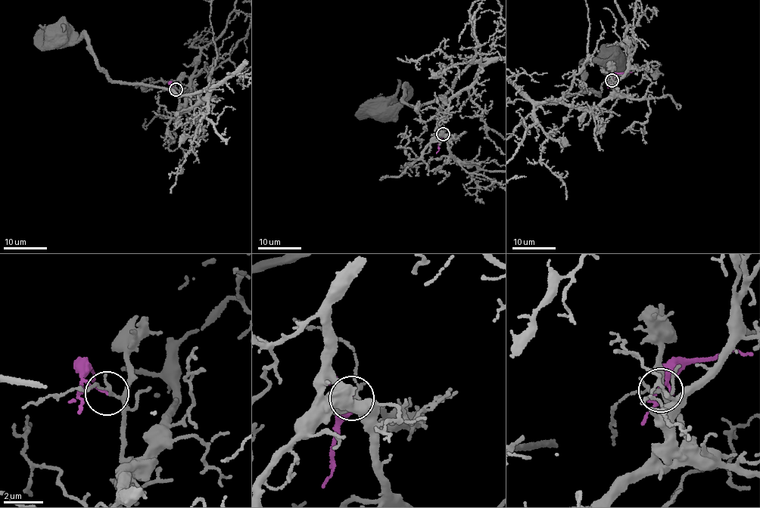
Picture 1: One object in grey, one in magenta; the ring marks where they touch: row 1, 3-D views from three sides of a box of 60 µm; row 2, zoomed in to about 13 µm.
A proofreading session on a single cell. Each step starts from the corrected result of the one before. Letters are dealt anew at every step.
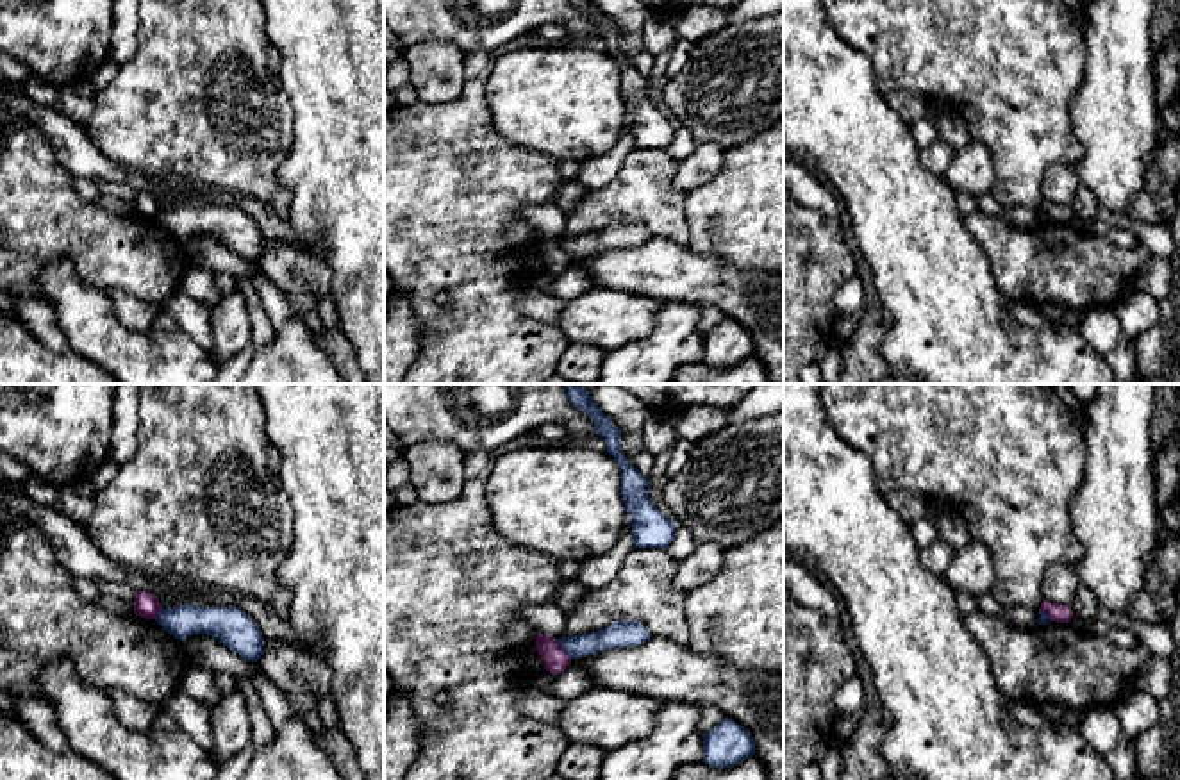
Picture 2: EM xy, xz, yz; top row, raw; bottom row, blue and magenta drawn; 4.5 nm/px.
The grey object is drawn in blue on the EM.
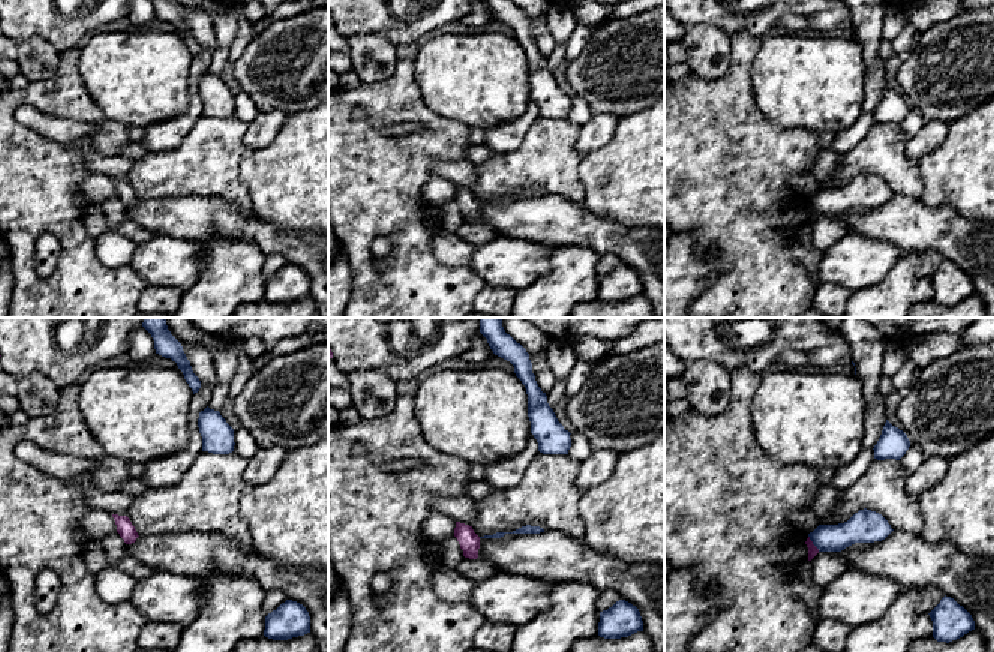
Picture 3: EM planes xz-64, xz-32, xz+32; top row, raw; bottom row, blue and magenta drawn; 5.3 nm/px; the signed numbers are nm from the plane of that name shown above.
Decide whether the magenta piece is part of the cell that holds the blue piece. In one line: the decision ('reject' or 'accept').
reject

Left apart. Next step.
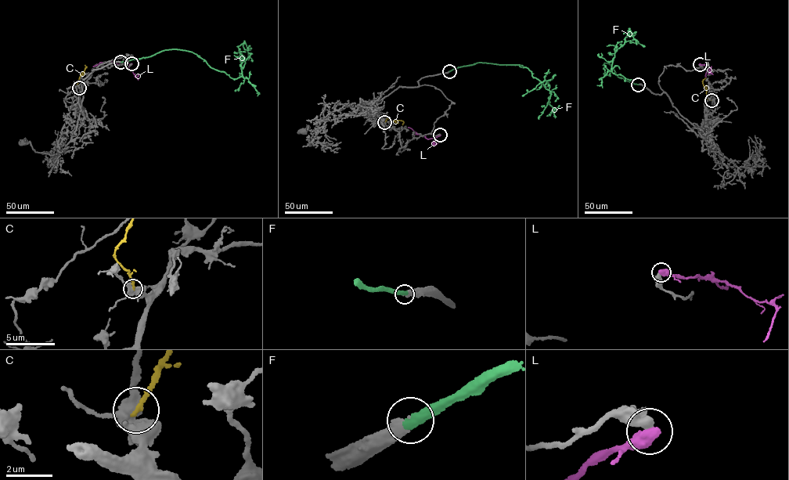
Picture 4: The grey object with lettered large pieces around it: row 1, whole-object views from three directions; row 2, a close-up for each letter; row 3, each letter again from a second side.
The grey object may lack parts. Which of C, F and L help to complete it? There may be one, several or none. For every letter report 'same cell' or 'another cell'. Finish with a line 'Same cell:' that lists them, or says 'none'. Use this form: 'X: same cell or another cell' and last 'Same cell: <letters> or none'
C: another cell
F: same cell
L: another cell
Same cell: F

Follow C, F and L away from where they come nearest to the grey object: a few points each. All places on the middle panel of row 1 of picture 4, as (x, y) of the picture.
C: (384, 122), (387, 118), (402, 120), (402, 125)
F: (449, 71), (480, 62), (527, 67), (532, 76), (551, 93), (548, 102), (555, 111), (549, 114)
L: (440, 135), (427, 139), (408, 128)

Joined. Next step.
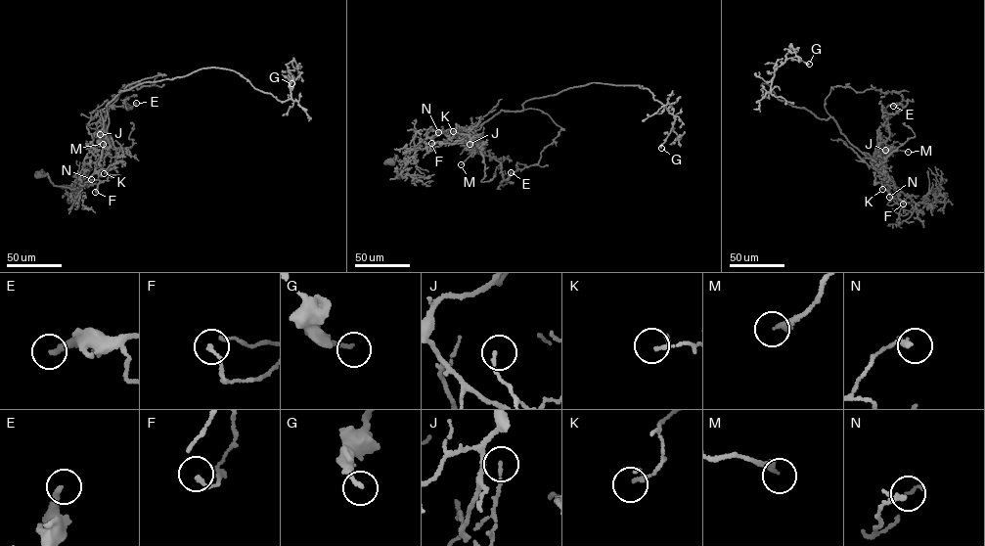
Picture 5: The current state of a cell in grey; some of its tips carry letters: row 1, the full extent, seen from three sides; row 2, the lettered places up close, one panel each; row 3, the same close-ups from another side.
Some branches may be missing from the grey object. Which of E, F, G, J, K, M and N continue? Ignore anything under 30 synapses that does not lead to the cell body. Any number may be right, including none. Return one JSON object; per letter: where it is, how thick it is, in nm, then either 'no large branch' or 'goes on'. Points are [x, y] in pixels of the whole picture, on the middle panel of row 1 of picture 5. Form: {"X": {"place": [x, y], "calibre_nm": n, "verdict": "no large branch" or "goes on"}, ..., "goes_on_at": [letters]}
{"E": {"place": [511, 172], "calibre_nm": 260, "verdict": "no large branch"}, "F": {"place": [431, 143], "calibre_nm": 110, "verdict": "no large branch"}, "G": {"place": [661, 148], "calibre_nm": 170, "verdict": "no large branch"}, "J": {"place": [470, 144], "calibre_nm": 130, "verdict": "no large branch"}, "K": {"place": [453, 131], "calibre_nm": 170, "verdict": "no large branch"}, "M": {"place": [461, 164], "calibre_nm": 200, "verdict": "no large branch"}, "N": {"place": [438, 132], "calibre_nm": 200, "verdict": "no large branch"}, "goes_on_at": []}

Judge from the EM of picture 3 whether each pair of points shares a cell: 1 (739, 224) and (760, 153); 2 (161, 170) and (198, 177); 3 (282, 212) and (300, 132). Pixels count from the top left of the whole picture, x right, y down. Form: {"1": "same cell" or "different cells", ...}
{"1": "same cell", "2": "same cell", "3": "same cell"}

